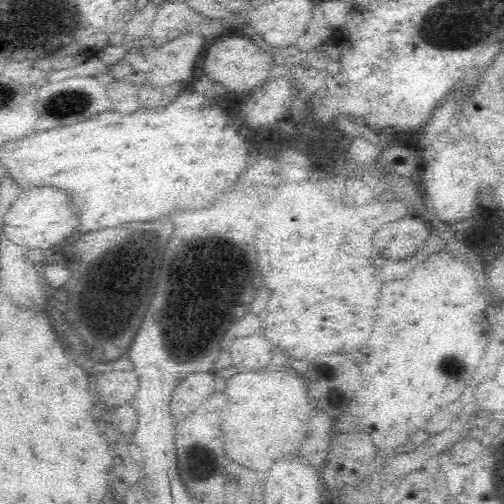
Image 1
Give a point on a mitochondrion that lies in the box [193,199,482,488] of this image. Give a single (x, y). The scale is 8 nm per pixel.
(449, 367)

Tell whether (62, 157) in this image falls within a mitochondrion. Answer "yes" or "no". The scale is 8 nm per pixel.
no

